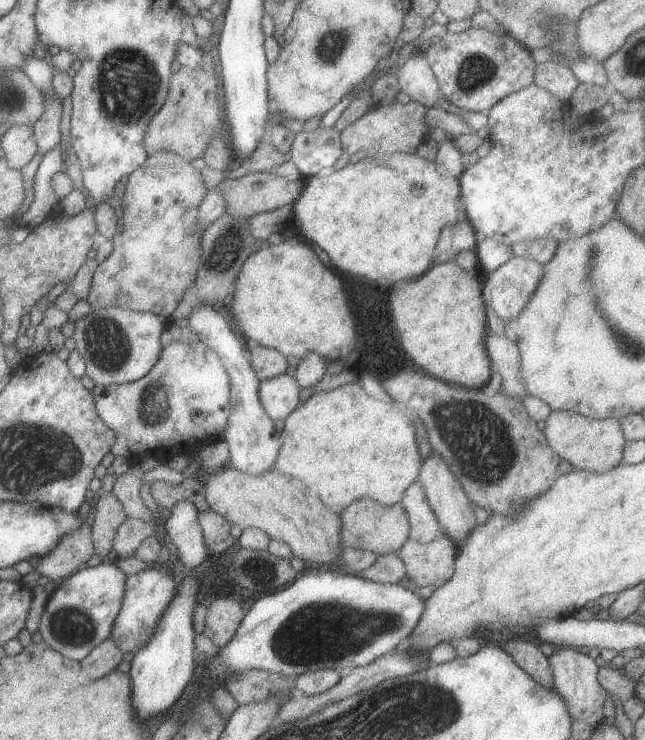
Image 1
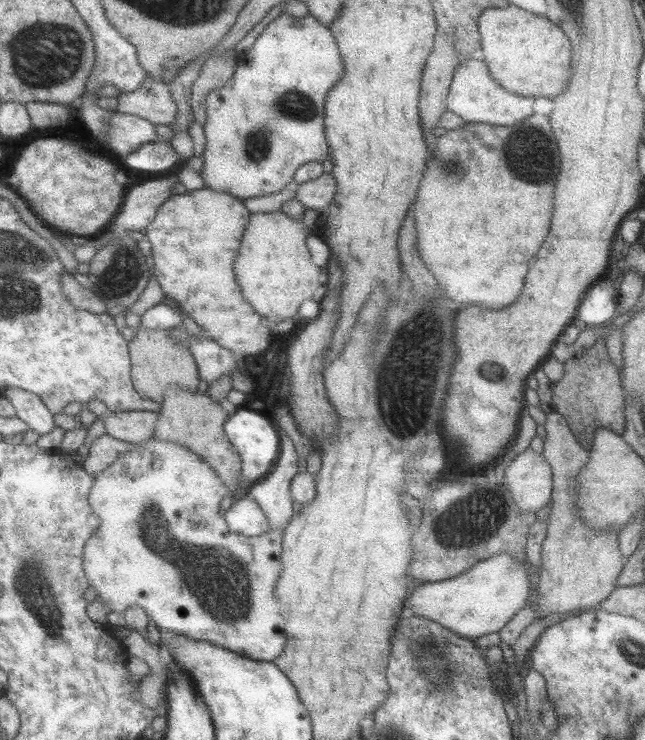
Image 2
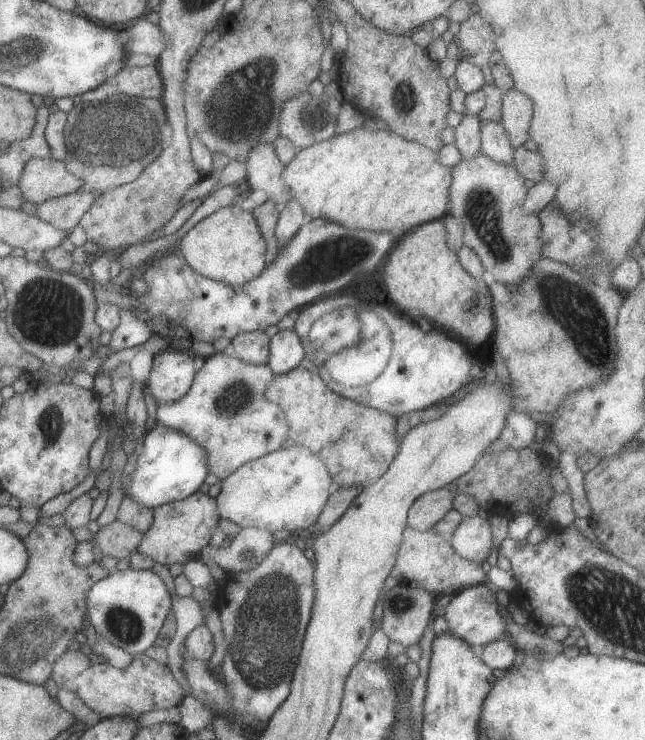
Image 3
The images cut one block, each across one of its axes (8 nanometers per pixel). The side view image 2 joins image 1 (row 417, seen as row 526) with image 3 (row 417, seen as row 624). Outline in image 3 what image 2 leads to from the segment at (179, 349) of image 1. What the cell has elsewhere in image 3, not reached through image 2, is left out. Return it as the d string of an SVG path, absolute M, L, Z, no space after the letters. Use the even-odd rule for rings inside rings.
M215 353L212 357L205 358L205 363L196 374L192 389L185 398L171 404L158 405L157 424L185 431L198 440L210 452L212 474L219 476L221 480L227 479L245 463L260 459L290 443L292 428L285 411L277 403L270 401L267 395L274 376L270 365L252 365L239 357Z

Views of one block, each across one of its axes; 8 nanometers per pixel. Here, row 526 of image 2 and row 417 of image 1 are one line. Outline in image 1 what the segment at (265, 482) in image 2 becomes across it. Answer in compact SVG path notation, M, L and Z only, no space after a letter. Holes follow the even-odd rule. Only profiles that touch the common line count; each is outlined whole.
M284 372L282 375L260 381L260 397L273 420L286 418L299 405L300 382L296 376Z

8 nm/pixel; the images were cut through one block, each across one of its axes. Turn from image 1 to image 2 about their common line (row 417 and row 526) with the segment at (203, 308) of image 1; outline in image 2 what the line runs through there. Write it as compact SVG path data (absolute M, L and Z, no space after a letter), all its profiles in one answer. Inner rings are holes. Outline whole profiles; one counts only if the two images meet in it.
M249 494L235 498L224 517L234 533L248 537L261 536L272 530L268 516Z

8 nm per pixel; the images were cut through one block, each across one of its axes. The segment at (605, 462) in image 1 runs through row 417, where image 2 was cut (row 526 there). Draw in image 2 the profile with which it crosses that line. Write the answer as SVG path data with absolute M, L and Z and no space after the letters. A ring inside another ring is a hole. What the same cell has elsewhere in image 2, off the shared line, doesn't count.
M552 411L546 414L543 424L546 438L543 440L542 455L549 463L552 472L552 492L548 504L551 512L547 517L545 538L541 545L541 570L535 586L535 620L541 620L550 614L565 614L565 612L579 612L590 610L597 606L601 600L605 600L615 586L615 578L619 576L624 565L623 556L619 552L617 538L613 530L609 532L595 532L589 524L581 522L571 510L573 494L577 493L577 473L589 459L589 451L583 449L572 436L564 417Z

